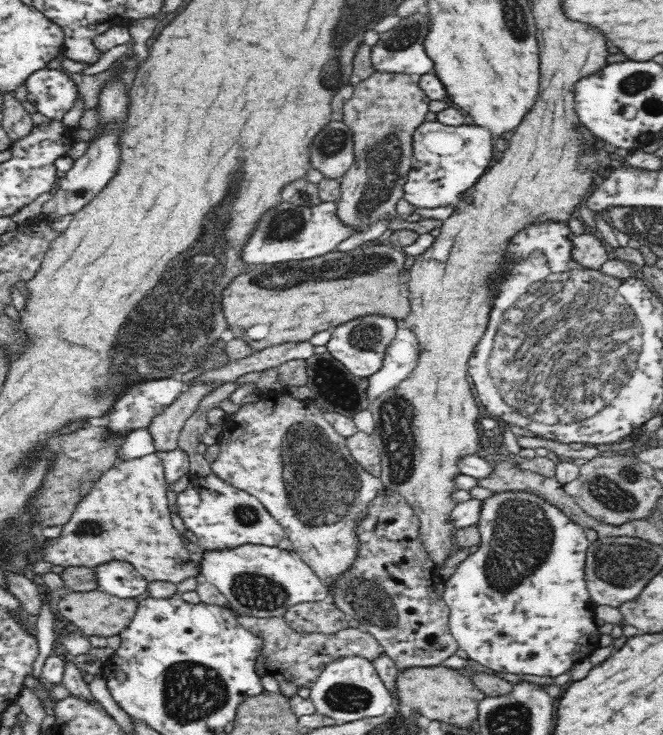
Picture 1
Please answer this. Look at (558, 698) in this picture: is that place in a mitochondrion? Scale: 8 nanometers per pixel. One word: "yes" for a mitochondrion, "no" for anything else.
no

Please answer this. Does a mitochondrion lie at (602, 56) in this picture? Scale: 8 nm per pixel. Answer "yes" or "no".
no

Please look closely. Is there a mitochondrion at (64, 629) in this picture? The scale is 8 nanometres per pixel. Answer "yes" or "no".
no

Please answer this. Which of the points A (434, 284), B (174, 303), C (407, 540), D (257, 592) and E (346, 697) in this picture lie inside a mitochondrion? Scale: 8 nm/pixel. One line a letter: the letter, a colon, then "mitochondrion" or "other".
A: other
B: mitochondrion
C: other
D: mitochondrion
E: mitochondrion

